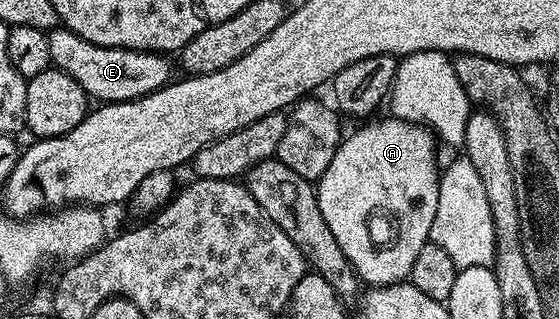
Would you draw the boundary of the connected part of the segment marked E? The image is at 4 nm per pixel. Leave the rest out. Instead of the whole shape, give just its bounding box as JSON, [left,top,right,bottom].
[48,25,173,104]

